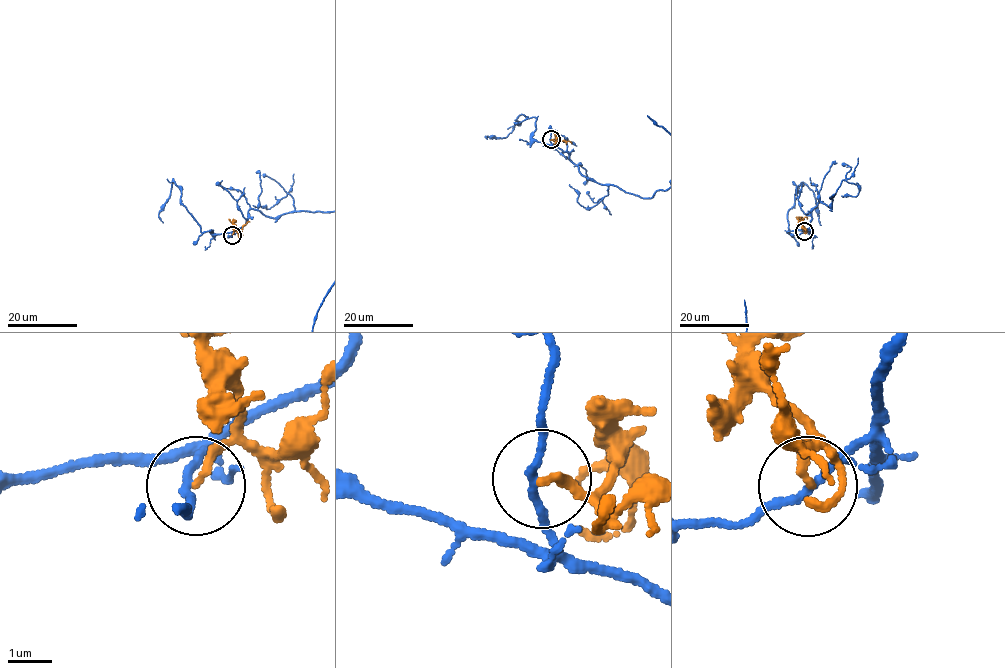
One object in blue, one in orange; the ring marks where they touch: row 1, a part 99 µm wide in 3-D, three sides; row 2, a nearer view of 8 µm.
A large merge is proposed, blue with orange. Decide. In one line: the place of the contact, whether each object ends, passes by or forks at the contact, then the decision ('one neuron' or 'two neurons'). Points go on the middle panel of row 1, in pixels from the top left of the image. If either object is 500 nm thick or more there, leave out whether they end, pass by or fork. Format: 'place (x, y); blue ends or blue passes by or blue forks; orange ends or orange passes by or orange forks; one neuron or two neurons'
place (551, 139); blue passes by; orange ends; two neurons

